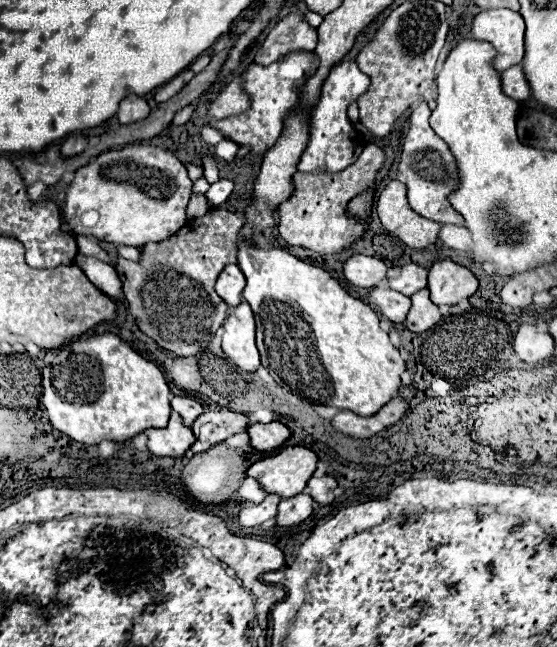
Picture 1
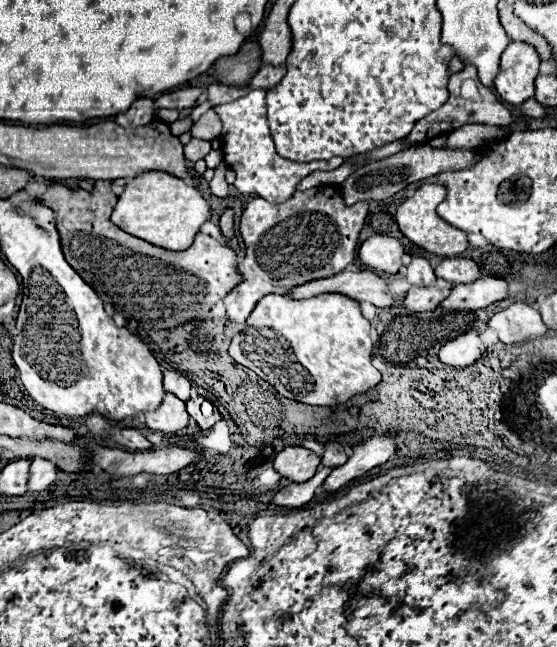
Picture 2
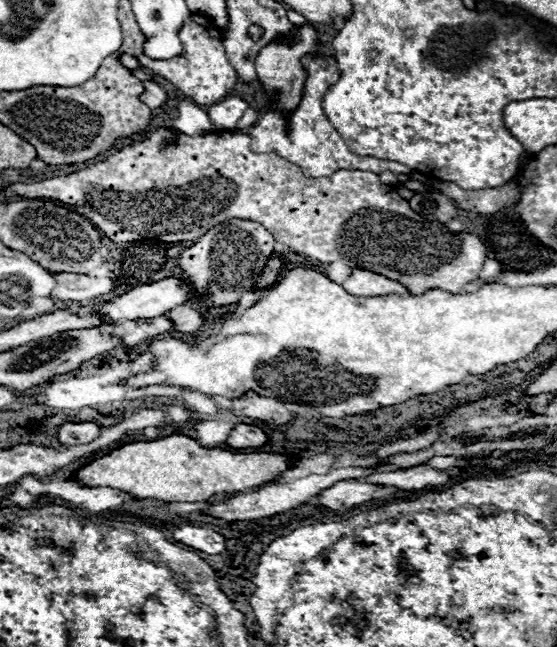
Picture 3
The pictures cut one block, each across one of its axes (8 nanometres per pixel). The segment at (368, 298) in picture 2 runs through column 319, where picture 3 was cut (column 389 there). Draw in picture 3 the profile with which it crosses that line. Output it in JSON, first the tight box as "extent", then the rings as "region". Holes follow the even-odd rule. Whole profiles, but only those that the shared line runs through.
{"extent":[342,270,408,296],"region":[[[354,270],[342,286],[352,296],[388,296],[388,294],[404,296],[408,294],[408,290],[400,282],[392,282],[390,278],[384,278],[368,270]]]}

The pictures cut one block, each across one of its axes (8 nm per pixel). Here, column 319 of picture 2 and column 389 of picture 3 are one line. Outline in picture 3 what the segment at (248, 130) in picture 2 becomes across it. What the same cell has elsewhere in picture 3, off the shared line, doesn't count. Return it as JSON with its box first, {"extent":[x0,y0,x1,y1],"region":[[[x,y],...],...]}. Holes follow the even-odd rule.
{"extent":[248,72,412,178],"region":[[[328,72],[306,78],[302,102],[300,102],[298,110],[288,119],[288,129],[290,129],[288,134],[286,131],[287,120],[279,109],[276,108],[274,112],[264,112],[256,124],[248,130],[248,134],[252,136],[252,150],[274,152],[274,154],[286,158],[288,162],[300,166],[300,170],[310,178],[330,176],[338,170],[368,170],[374,174],[390,170],[394,174],[410,174],[412,170],[404,164],[396,164],[390,160],[376,160],[372,156],[358,156],[358,154],[348,150],[348,146],[344,144],[344,140],[336,132],[336,128],[328,122],[328,118],[322,110],[322,98],[330,86],[328,82],[330,82]]]}

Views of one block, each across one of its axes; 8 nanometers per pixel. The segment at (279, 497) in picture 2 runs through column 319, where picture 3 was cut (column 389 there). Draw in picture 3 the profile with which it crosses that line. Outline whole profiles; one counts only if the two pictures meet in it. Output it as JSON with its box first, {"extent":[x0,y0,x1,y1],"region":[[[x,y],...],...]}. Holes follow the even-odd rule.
{"extent":[360,464,448,492],"region":[[[428,464],[416,466],[412,470],[388,470],[388,472],[374,472],[370,476],[360,478],[362,482],[370,482],[376,486],[394,486],[404,492],[428,490],[436,486],[444,486],[448,482],[448,472],[440,472],[430,468]]]}

